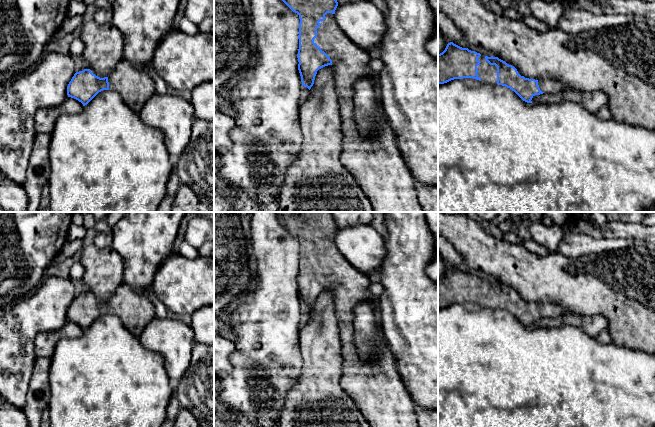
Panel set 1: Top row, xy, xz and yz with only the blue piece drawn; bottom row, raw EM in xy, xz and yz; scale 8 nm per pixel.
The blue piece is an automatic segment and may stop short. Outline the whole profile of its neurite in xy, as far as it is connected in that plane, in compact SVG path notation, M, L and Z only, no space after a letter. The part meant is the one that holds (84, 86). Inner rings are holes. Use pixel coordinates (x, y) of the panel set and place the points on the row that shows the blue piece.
M122 60L108 77L100 78L90 69L76 72L67 86L67 95L85 106L103 90L116 91L132 111L139 113L155 93L155 84L141 68Z

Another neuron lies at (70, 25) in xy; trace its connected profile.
M68 16L50 38L50 41L56 41L58 39L64 38L67 35L73 35L76 31L78 31L82 22L83 18L81 16Z

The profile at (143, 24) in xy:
M115 0L110 21L123 36L123 60L137 68L151 63L156 48L172 30L180 0Z

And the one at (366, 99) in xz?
M362 78L354 84L354 119L362 137L369 137L375 129L379 113L379 93L371 79Z

